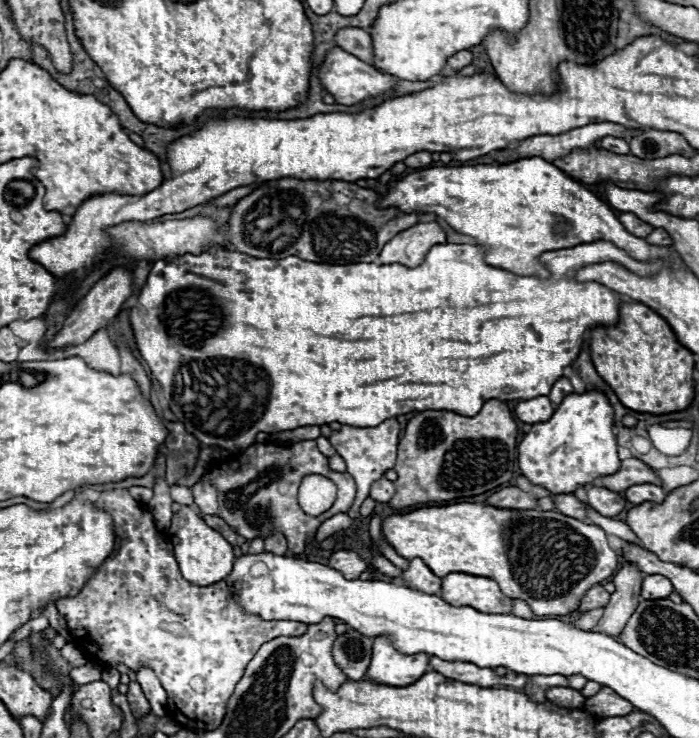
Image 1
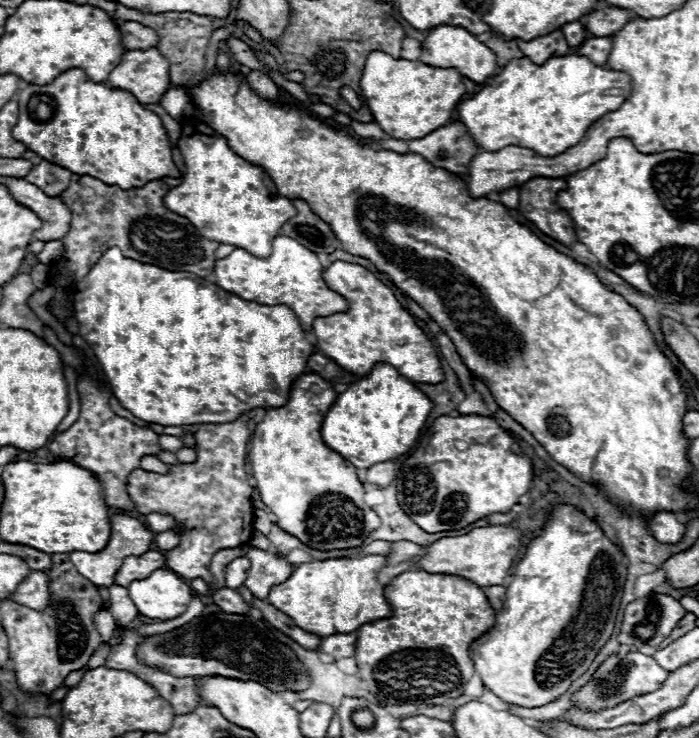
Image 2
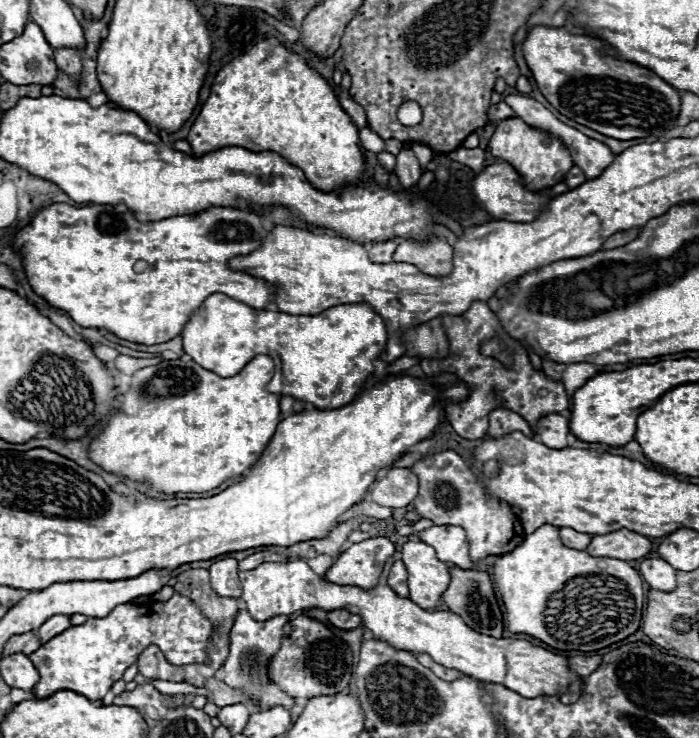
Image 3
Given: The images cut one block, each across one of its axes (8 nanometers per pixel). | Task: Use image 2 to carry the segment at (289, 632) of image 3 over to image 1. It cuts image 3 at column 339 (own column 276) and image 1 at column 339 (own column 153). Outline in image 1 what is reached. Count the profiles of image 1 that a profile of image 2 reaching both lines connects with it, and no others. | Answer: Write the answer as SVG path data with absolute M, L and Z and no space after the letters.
M348 630L336 638L332 654L350 680L362 680L372 660L372 638Z

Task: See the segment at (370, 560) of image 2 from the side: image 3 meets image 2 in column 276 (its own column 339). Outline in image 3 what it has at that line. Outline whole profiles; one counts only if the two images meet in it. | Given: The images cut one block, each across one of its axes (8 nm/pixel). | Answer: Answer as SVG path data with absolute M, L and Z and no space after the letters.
M296 558L296 560L286 560L286 562L264 562L254 570L248 572L240 572L240 582L242 582L242 600L246 602L246 608L250 612L250 616L258 622L266 622L274 616L290 616L298 610L312 610L312 608L320 608L326 612L338 610L338 608L346 608L352 614L358 614L362 618L362 626L374 634L374 640L382 640L388 642L392 648L396 650L406 650L406 652L414 652L414 654L428 654L434 662L448 666L448 668L456 668L464 674L468 674L470 678L476 678L480 682L496 682L502 684L514 692L518 692L524 698L536 698L542 694L564 694L568 692L568 686L574 678L580 678L578 674L570 672L568 668L568 658L552 654L540 646L530 644L528 640L514 640L514 638L492 638L492 636L484 636L478 634L476 630L472 630L470 626L464 624L464 620L454 614L454 612L432 612L432 610L422 610L420 606L416 606L412 600L408 598L400 598L388 584L388 570L390 564L394 560L390 560L384 568L384 572L380 574L380 580L374 588L370 590L362 590L356 586L340 586L340 584L332 584L328 582L324 576L318 576L310 570L310 566L306 564L306 560Z

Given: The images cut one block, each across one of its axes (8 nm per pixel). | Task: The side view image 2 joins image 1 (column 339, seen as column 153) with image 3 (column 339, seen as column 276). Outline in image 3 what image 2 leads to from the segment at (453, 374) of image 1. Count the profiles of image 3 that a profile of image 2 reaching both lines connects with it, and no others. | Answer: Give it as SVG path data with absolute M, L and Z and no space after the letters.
M212 294L184 326L182 338L184 350L192 356L194 362L224 378L238 374L256 354L268 354L276 364L276 374L270 384L270 390L274 394L290 394L294 398L310 402L316 408L340 408L346 402L354 400L364 380L374 372L372 362L380 358L380 352L384 350L386 328L382 318L378 318L378 314L374 314L366 304L342 304L328 308L316 316L292 316L272 310L258 312L226 294Z

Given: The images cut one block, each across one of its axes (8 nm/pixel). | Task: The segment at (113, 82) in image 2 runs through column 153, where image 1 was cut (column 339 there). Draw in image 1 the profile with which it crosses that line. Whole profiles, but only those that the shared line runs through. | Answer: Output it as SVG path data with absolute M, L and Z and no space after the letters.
M340 48L328 50L324 62L318 66L318 78L320 78L322 88L324 88L328 94L332 94L338 104L346 104L346 106L360 104L360 102L366 100L366 98L380 96L380 94L392 90L394 84L396 84L396 78L394 78L394 76L376 70L374 66L358 60L356 56L344 52L344 50L340 50Z

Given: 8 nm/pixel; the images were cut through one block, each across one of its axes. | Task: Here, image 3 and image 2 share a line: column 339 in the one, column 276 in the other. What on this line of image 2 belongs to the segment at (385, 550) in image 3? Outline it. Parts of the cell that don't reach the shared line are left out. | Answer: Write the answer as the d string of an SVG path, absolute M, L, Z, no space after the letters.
M250 548L246 556L250 558L252 566L248 570L248 578L244 580L244 586L258 600L266 600L268 588L284 582L284 578L290 578L292 574L292 566L284 562L282 556L274 556L272 552Z

